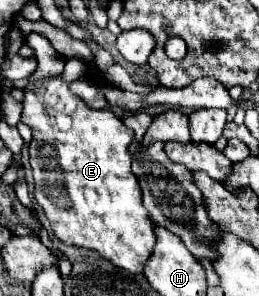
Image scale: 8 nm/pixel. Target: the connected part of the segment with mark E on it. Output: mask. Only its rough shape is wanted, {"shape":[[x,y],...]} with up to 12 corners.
{"shape":[[27,88],[35,200],[65,244],[139,274],[155,246],[133,130]]}

